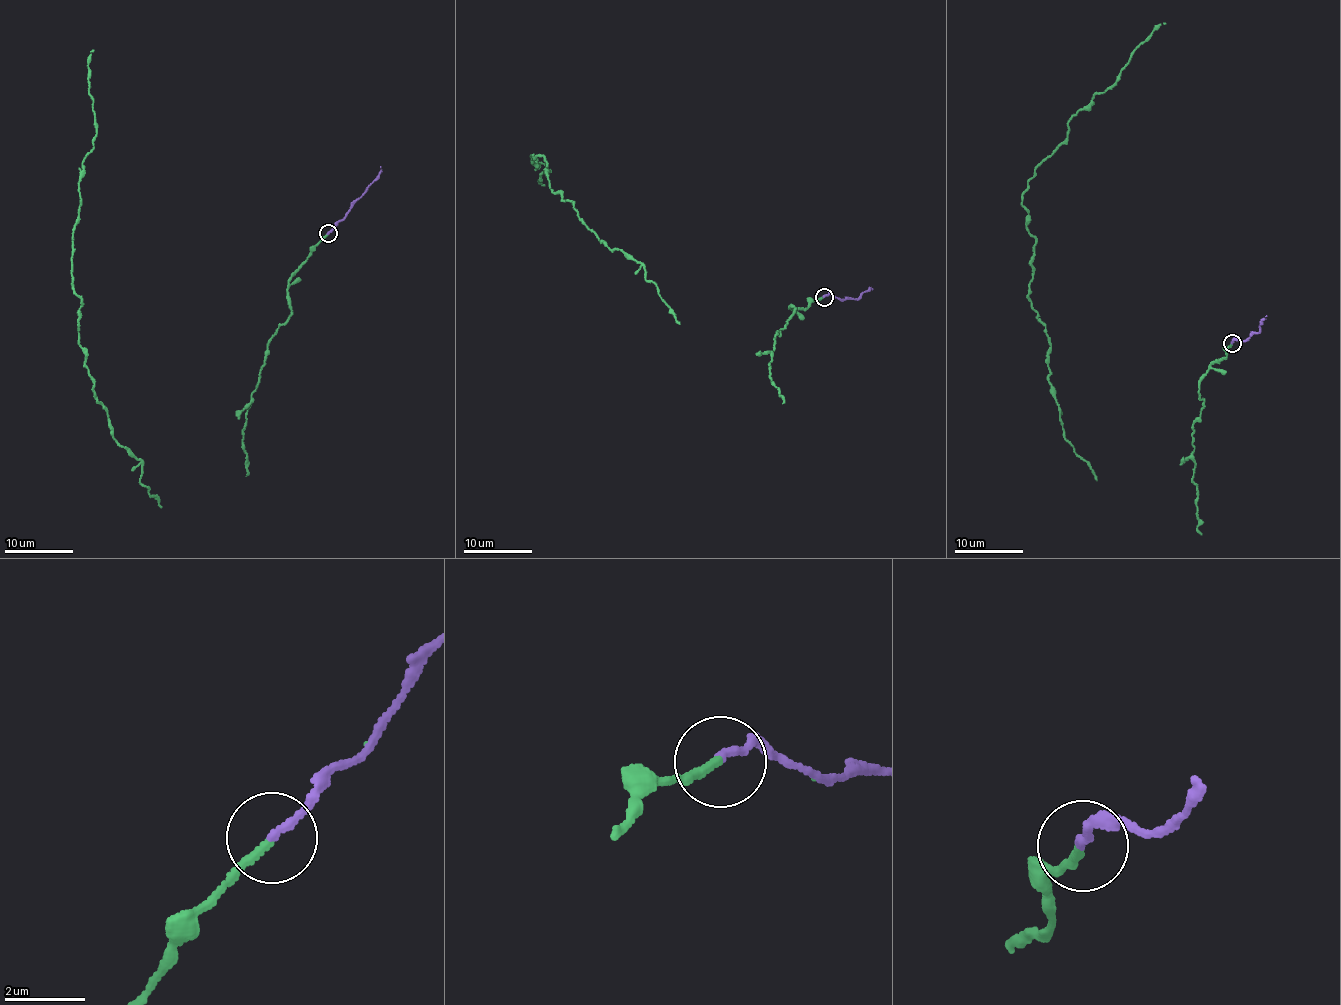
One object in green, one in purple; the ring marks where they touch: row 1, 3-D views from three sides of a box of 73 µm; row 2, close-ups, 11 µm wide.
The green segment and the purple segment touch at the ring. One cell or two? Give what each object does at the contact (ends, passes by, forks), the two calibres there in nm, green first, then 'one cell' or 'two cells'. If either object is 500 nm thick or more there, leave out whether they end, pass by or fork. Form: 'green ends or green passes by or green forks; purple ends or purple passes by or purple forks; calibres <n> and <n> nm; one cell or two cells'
green ends; purple ends; calibres 200 and 190 nm; one cell

